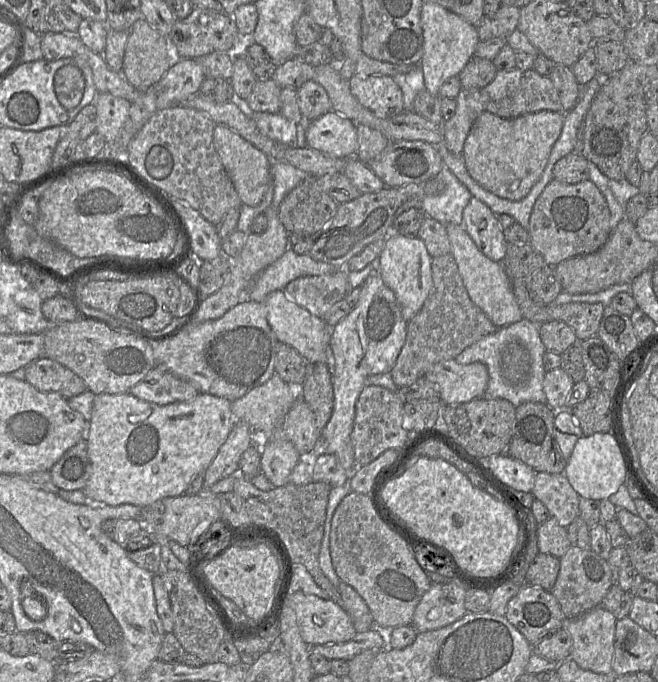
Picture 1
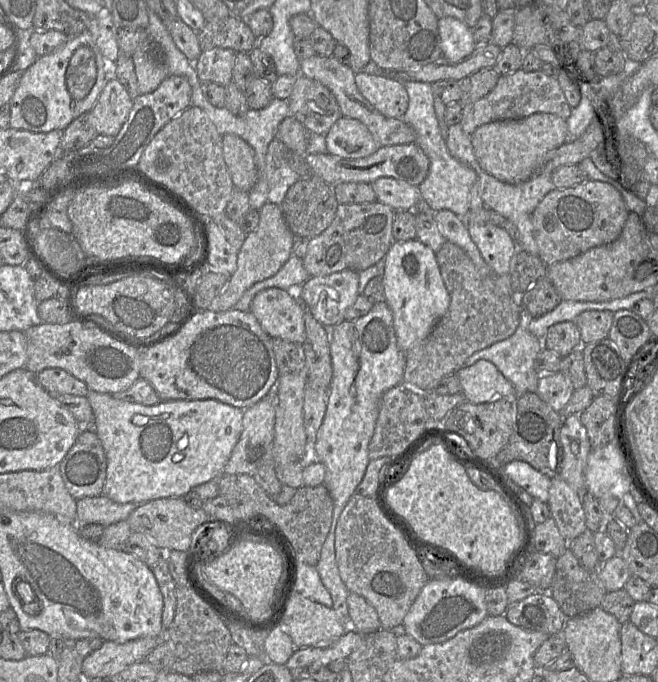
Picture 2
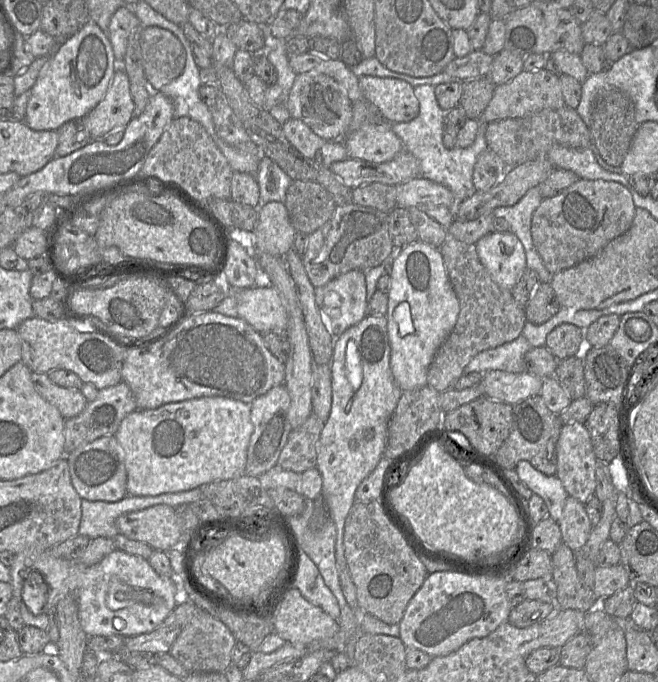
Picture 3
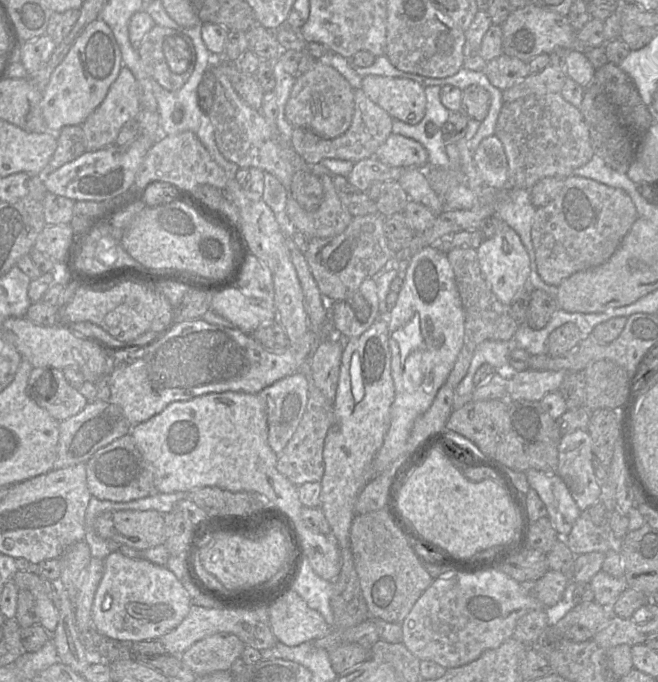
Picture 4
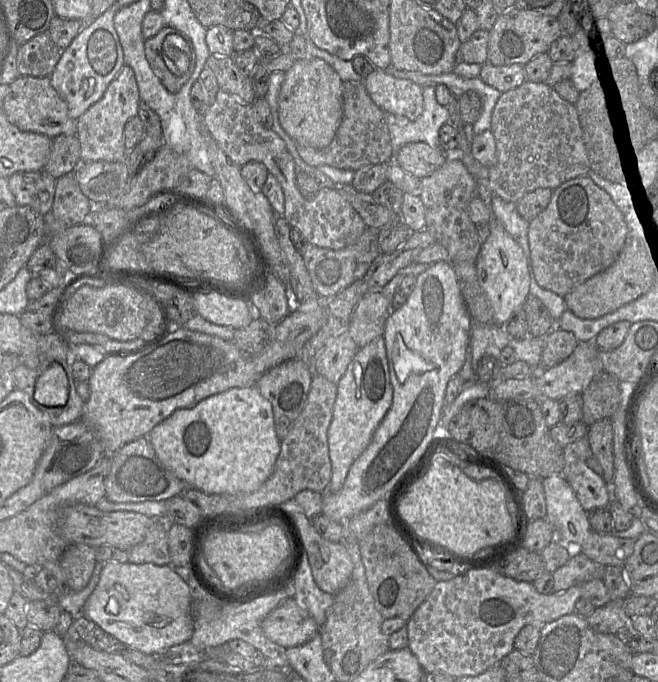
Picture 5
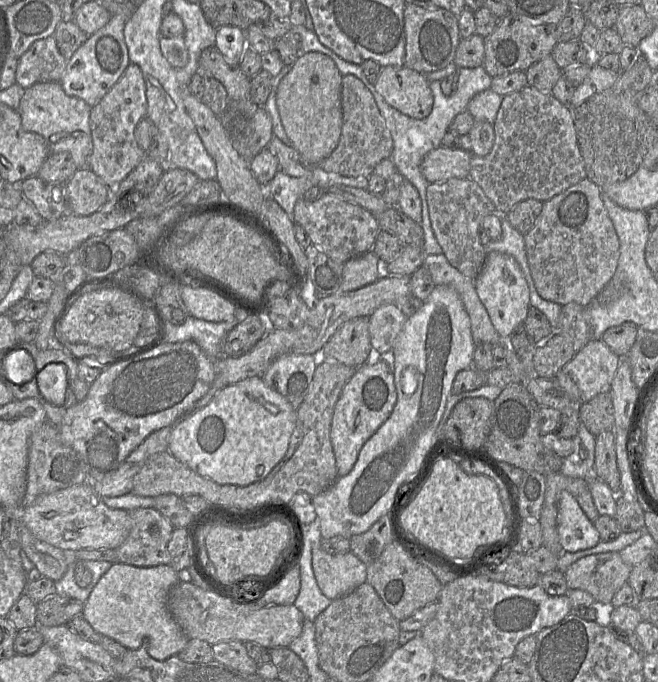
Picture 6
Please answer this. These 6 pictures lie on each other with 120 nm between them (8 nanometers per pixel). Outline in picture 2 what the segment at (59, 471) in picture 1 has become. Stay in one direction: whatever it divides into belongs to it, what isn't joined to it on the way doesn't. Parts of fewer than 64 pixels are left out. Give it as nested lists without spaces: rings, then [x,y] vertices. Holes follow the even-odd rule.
[[[81,430],[74,445],[60,462],[59,470],[67,491],[74,499],[102,495],[107,460],[93,430]]]

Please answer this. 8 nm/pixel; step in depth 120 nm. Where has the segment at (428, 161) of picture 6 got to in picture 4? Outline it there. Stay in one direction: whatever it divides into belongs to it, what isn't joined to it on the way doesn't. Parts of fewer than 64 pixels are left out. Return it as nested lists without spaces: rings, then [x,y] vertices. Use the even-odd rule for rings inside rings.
[[[391,134],[374,157],[381,163],[399,168],[428,168],[428,152],[417,141]]]

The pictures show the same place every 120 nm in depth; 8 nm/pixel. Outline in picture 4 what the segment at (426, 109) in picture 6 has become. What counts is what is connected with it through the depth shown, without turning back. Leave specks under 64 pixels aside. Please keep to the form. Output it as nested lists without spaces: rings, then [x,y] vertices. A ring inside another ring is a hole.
[[[367,75],[362,78],[359,89],[363,90],[373,103],[386,111],[392,121],[416,125],[425,115],[424,88],[414,81]]]

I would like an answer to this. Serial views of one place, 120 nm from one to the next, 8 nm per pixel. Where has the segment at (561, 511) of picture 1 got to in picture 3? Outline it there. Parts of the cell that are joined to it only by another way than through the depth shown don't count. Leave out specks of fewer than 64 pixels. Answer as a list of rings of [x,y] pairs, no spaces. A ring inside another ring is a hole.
[[[568,496],[557,522],[560,526],[562,542],[573,551],[580,551],[587,543],[593,528],[585,504],[575,497]]]

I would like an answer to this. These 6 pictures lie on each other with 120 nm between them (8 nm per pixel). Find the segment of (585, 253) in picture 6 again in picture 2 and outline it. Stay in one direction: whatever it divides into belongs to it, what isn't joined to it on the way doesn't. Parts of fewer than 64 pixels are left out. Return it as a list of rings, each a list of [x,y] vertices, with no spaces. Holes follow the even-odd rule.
[[[587,180],[571,188],[555,188],[544,197],[532,215],[538,256],[550,266],[610,244],[620,236],[627,219],[628,211],[621,193],[608,184]]]

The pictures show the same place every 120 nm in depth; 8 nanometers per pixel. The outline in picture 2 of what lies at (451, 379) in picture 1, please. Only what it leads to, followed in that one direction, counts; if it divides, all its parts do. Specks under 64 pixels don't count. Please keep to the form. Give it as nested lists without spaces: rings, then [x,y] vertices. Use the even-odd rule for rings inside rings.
[[[479,360],[472,366],[463,367],[455,375],[467,402],[482,404],[500,399],[514,399],[515,403],[516,391],[513,385],[487,360]]]

